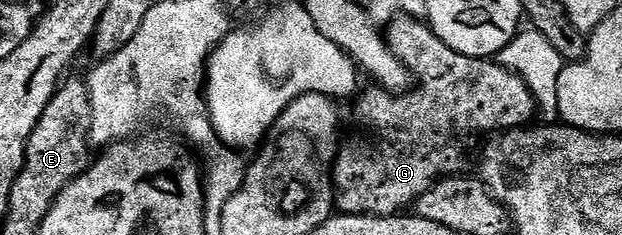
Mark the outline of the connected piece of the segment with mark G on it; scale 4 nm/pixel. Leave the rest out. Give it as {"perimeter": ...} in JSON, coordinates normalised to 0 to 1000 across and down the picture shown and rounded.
{"perimeter":[[[635,77],[624,102],[622,128],[619,123],[619,157],[622,200],[648,260],[654,302],[670,336],[675,383],[630,391],[614,374],[590,387],[585,379],[569,421],[572,494],[603,566],[605,604],[598,621],[553,617],[539,672],[535,877],[545,911],[601,911],[606,928],[640,915],[653,898],[648,894],[653,877],[654,889],[666,881],[667,855],[707,757],[746,736],[744,655],[732,638],[732,553],[740,553],[744,570],[789,579],[797,562],[846,540],[863,502],[860,417],[833,319],[804,281],[797,260],[756,247],[722,204],[722,187],[711,179],[685,89]]]}

